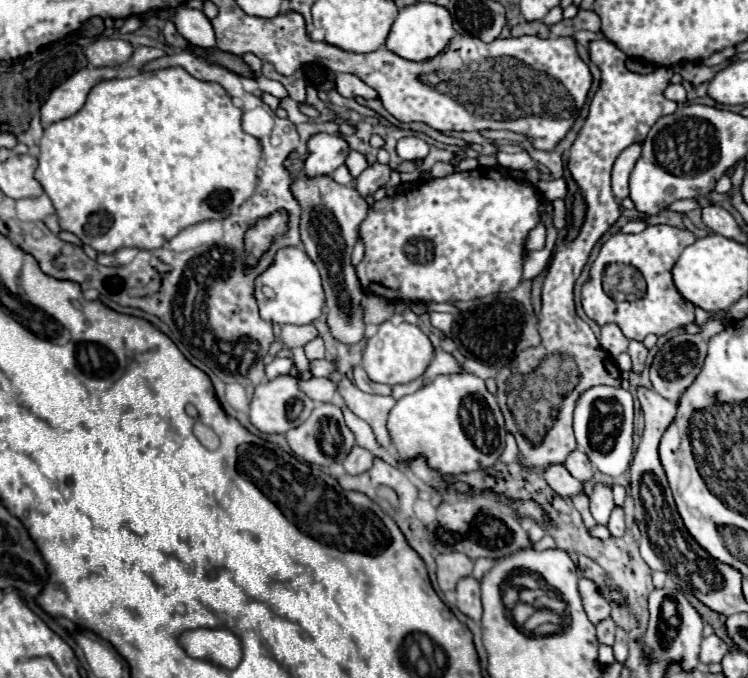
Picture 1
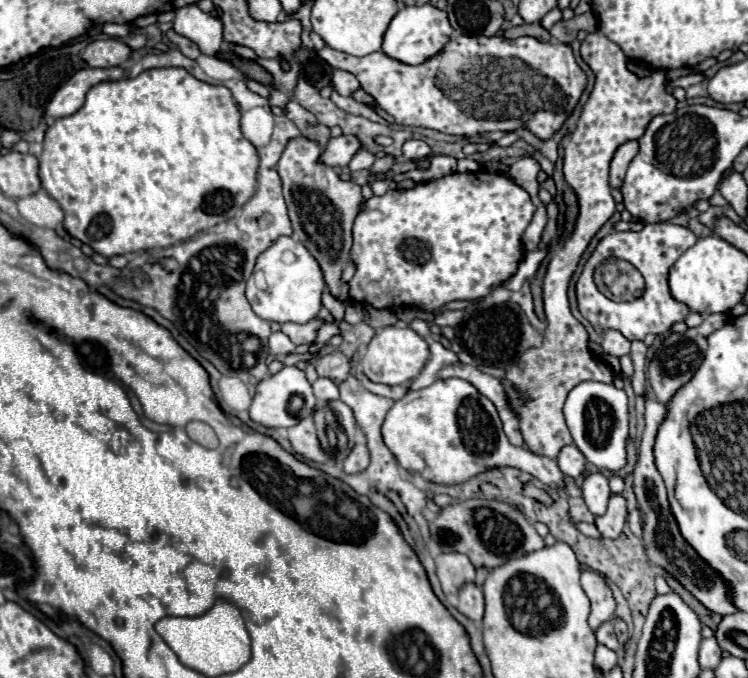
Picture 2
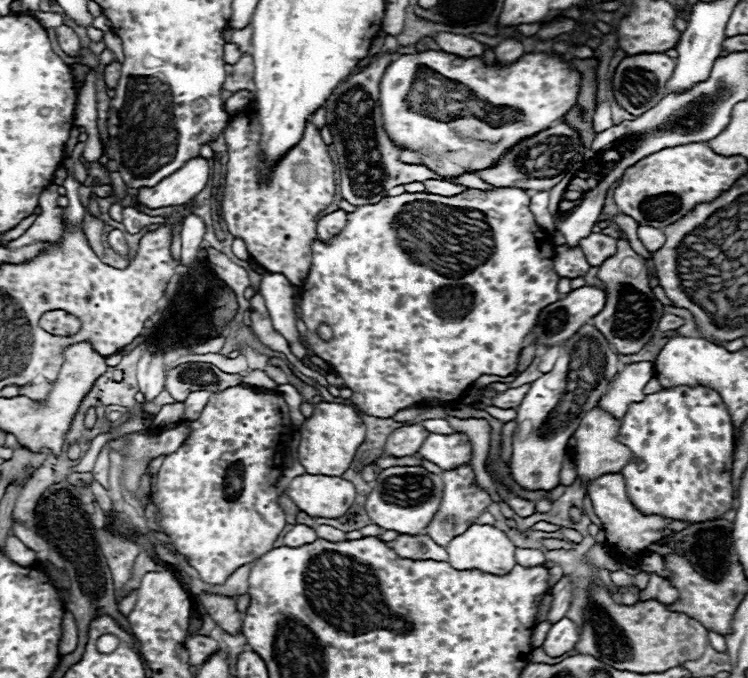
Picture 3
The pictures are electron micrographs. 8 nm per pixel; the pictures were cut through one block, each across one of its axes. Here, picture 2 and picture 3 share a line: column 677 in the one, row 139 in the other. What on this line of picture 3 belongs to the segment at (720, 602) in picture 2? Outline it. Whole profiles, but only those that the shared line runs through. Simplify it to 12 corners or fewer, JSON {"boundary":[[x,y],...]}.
{"boundary":[[552,124],[476,172],[494,188],[550,190],[582,160],[566,124]]}

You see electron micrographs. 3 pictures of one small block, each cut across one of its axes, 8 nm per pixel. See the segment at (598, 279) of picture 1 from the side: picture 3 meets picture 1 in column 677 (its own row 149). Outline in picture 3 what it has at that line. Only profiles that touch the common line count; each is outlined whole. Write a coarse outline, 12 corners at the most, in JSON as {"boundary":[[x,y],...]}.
{"boundary":[[256,104],[224,128],[222,214],[268,272],[300,286],[334,200],[308,120],[272,168]]}

